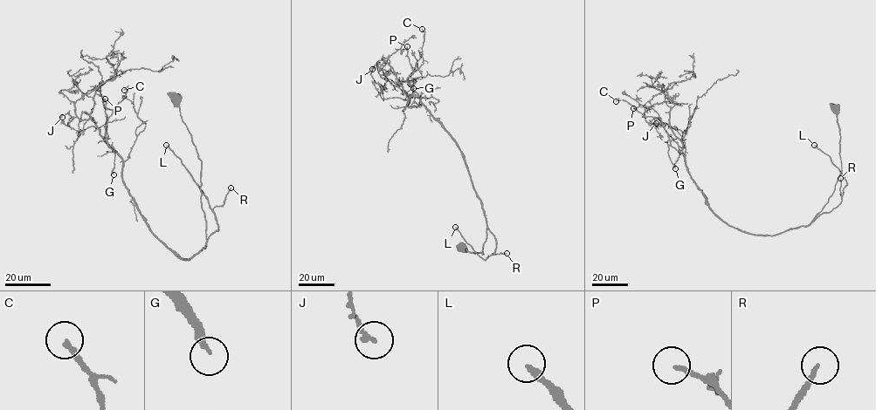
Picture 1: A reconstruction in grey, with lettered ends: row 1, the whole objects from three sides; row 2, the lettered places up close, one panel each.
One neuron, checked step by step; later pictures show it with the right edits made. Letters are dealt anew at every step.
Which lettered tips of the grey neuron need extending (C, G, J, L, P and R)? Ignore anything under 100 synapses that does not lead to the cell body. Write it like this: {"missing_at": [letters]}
{"missing_at": ["L", "R"]}

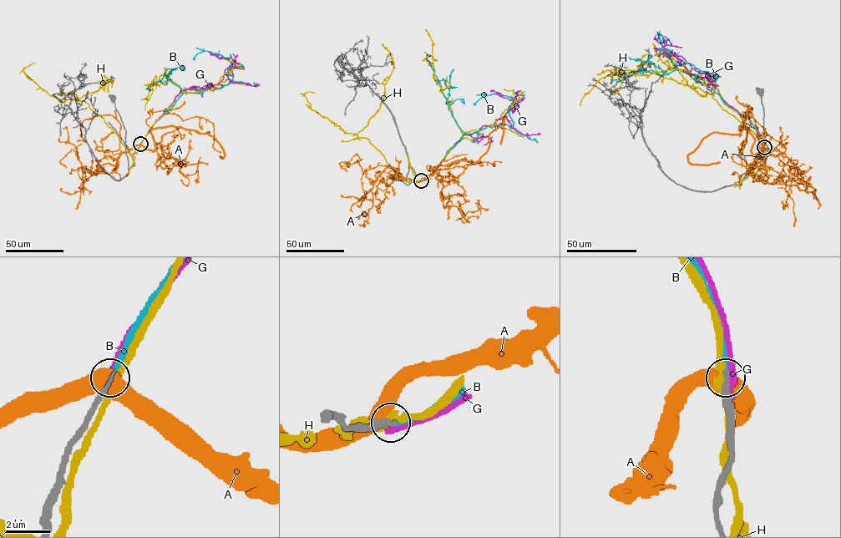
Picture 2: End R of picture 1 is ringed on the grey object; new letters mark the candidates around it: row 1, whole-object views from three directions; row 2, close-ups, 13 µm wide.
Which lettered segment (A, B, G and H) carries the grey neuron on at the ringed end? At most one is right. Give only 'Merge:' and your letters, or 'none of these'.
Merge: B

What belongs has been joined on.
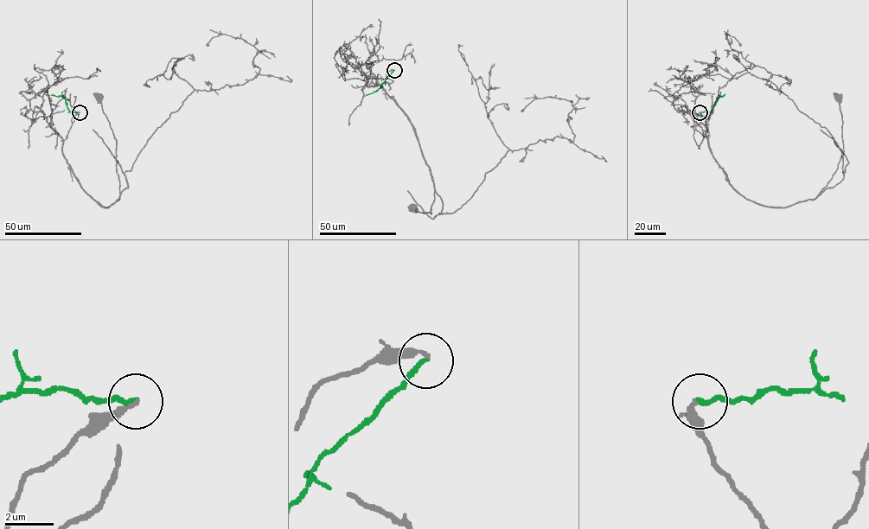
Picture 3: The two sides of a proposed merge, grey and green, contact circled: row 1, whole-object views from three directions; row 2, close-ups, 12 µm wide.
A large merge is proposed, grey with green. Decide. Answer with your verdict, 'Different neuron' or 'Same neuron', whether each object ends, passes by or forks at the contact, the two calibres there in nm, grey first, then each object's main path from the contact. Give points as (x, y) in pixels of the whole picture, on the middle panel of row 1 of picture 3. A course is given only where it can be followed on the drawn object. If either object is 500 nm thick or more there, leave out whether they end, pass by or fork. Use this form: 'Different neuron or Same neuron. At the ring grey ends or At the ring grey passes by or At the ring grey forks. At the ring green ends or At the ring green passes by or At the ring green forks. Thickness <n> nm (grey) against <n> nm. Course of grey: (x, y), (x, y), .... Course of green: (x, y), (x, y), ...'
Different neuron. At the ring grey ends. At the ring green ends. Thickness 200 nm (grey) against 200 nm. Course of grey: (394, 70), (377, 81), (412, 125), (434, 186), (431, 213), (414, 208). Course of green: (394, 70), (380, 87), (366, 95)

